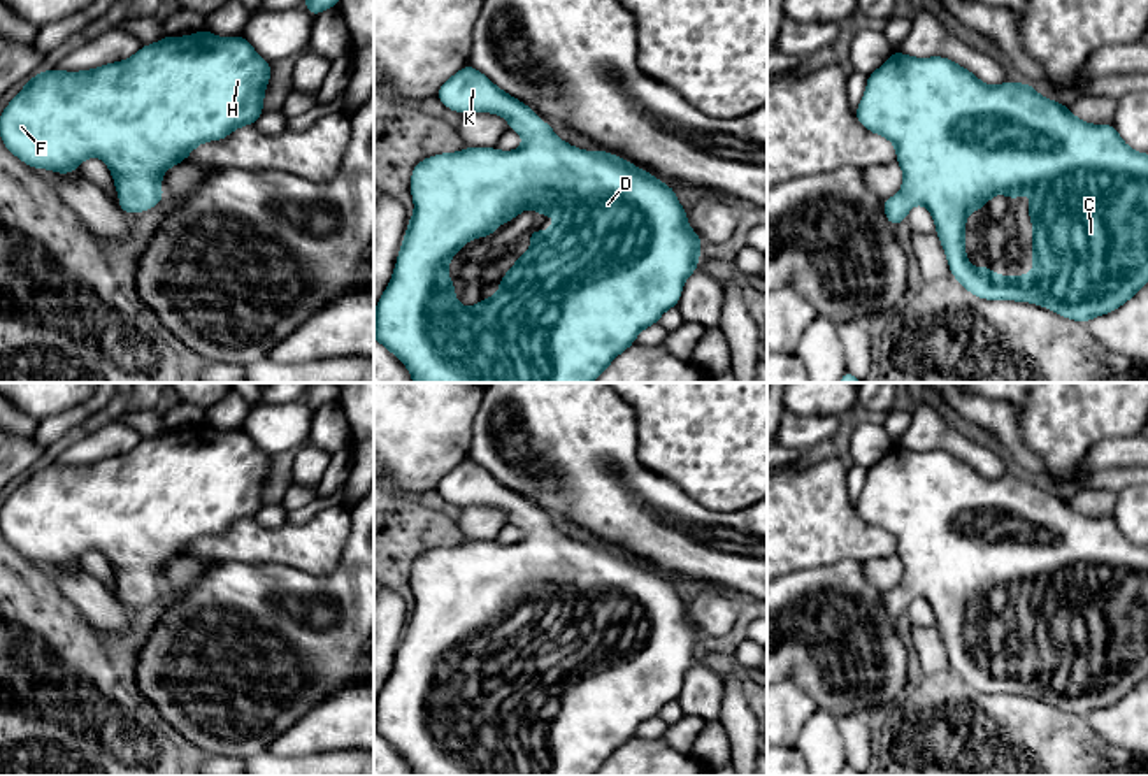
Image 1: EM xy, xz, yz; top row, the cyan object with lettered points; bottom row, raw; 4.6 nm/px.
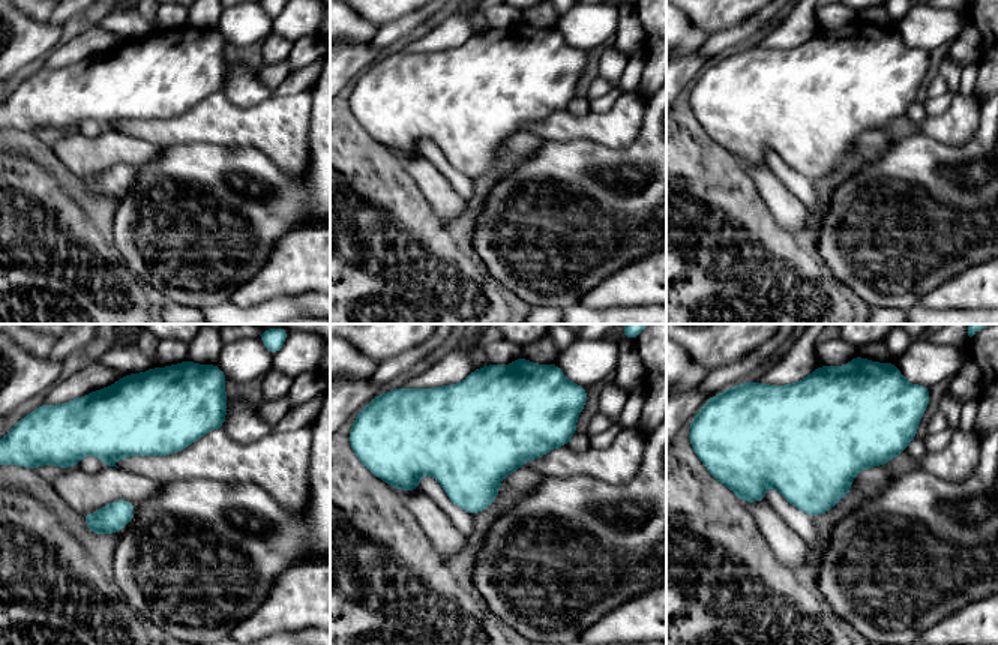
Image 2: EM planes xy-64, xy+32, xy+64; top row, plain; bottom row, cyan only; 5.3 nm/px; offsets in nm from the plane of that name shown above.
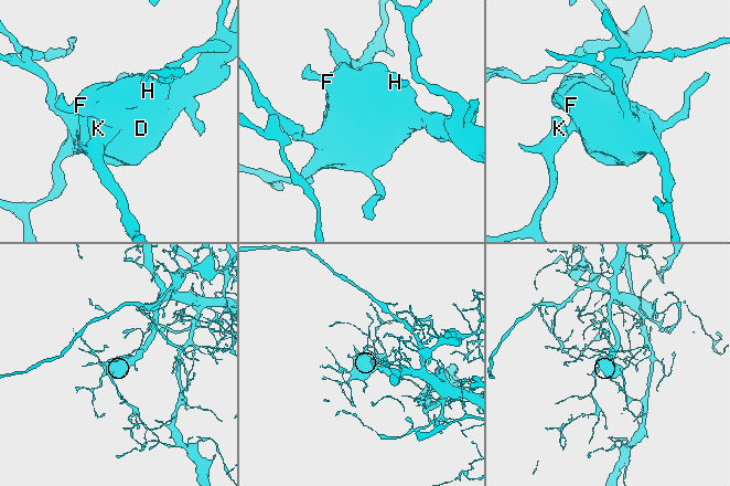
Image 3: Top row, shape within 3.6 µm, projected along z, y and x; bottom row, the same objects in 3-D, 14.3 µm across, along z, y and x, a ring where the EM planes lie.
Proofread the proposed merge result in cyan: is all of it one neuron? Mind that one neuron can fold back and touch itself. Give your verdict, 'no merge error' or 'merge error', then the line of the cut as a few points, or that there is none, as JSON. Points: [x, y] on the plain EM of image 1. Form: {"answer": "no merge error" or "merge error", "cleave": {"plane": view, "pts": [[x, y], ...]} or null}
{"answer": "no merge error", "cleave": null}

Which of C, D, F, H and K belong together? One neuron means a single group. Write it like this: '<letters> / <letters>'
C D F H K

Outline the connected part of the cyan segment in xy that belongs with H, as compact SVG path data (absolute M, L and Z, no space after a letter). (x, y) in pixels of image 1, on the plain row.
M207 421L142 439L133 449L91 463L37 465L0 507L4 539L32 562L60 569L97 550L109 560L119 604L142 607L163 592L161 569L202 535L223 534L262 509L272 458L244 428L216 430Z

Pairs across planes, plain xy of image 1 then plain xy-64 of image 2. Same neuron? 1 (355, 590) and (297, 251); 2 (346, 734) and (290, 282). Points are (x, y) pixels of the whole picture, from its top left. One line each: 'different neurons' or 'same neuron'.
1: different neurons
2: same neuron

